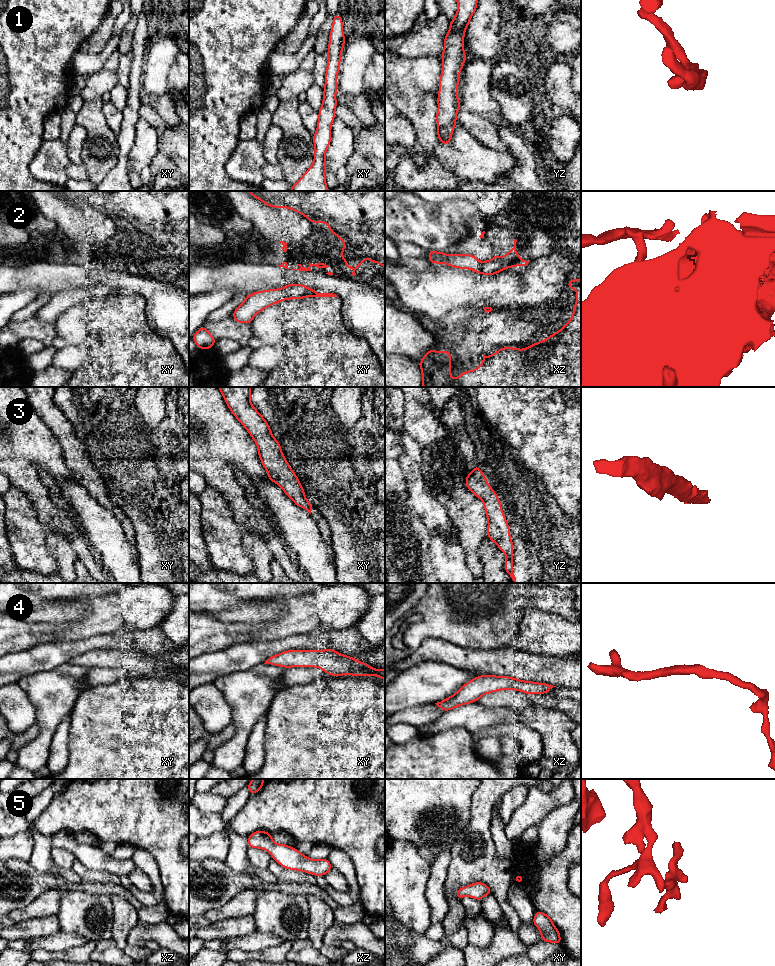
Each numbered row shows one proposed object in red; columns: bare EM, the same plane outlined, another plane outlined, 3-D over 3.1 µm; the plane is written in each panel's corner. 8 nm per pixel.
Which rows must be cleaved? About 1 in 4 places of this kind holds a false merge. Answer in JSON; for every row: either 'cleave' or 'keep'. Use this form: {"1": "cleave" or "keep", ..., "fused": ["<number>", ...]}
{"1": "keep", "2": "cleave", "3": "keep", "4": "keep", "5": "keep", "fused": ["2"]}

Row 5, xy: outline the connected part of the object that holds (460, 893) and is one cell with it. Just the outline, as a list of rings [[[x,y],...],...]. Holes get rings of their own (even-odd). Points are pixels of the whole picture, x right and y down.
[[[475,882],[468,886],[461,887],[455,892],[458,899],[463,898],[464,896],[469,896],[474,899],[481,901],[484,896],[488,894],[493,894],[492,890],[488,885],[482,882]]]

